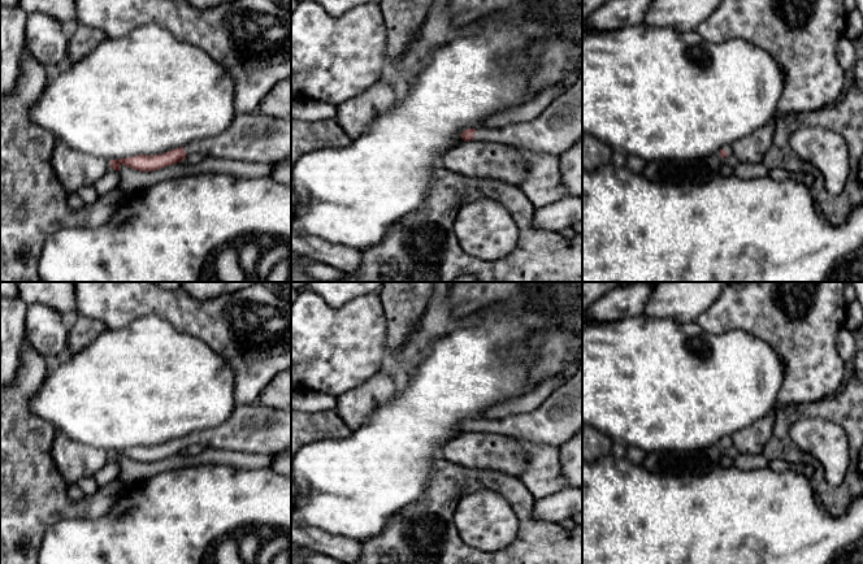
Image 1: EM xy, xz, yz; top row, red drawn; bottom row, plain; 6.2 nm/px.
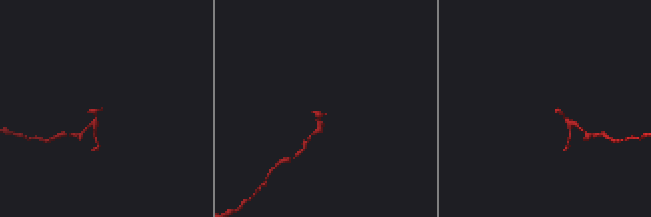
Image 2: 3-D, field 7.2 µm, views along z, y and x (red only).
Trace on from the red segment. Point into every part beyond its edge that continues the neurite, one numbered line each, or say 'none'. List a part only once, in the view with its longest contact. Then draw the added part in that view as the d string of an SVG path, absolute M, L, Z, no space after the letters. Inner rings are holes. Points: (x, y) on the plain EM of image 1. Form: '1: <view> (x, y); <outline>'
1: xz (560, 416); M582 364L533 412L499 420L476 420L473 431L511 435L560 447L582 429Z

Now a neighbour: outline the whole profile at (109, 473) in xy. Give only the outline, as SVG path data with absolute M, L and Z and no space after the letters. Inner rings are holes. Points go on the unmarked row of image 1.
M109 460L101 470L95 474L95 481L100 487L117 482L120 474L118 463Z

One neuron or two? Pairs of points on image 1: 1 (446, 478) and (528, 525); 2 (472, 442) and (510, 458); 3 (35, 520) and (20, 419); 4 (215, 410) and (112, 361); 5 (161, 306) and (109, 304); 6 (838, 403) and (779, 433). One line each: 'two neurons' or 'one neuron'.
1: one neuron
2: one neuron
3: one neuron
4: one neuron
5: one neuron
6: one neuron

